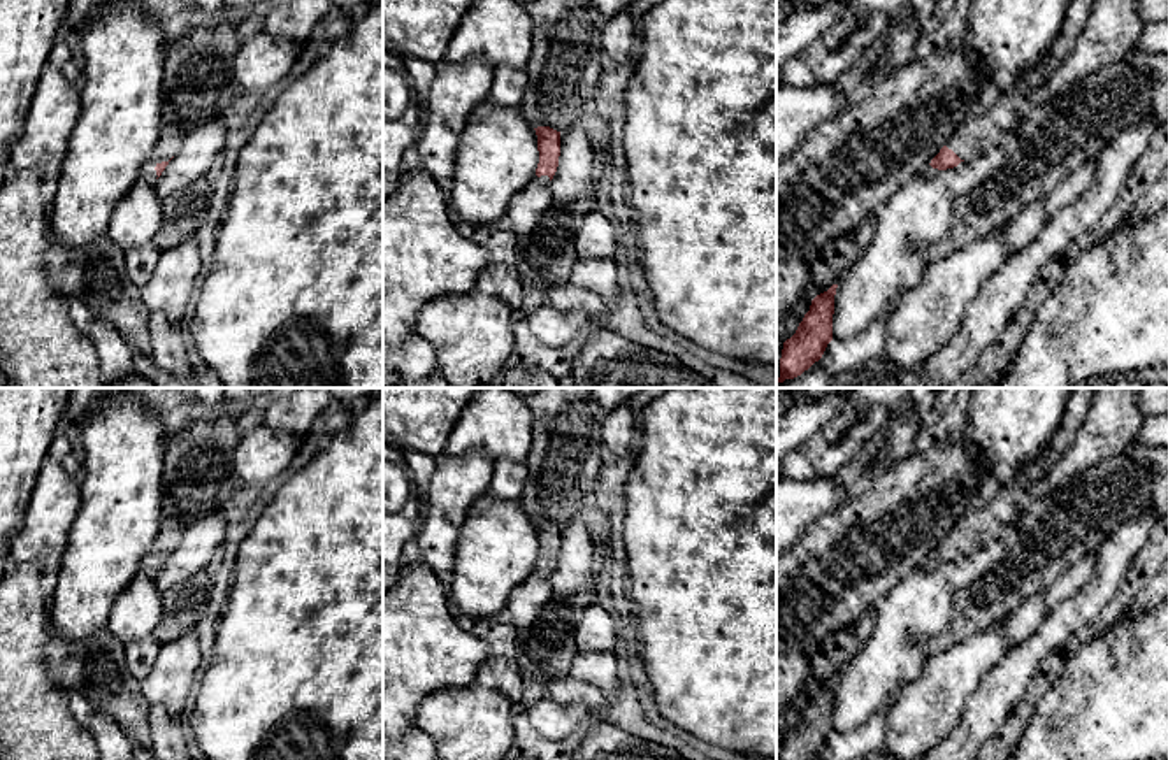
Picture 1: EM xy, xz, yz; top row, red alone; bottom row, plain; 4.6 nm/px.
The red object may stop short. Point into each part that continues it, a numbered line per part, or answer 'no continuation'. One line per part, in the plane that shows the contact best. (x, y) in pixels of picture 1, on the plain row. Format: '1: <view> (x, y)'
1: xy (169, 536)

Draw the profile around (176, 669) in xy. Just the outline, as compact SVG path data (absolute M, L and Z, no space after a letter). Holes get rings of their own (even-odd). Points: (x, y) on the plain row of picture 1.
M193 620L179 625L170 641L160 646L149 676L141 690L149 706L162 706L179 716L198 679L202 653Z

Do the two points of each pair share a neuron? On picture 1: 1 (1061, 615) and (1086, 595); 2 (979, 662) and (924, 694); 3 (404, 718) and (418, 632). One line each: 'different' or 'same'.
1: same
2: same
3: same

